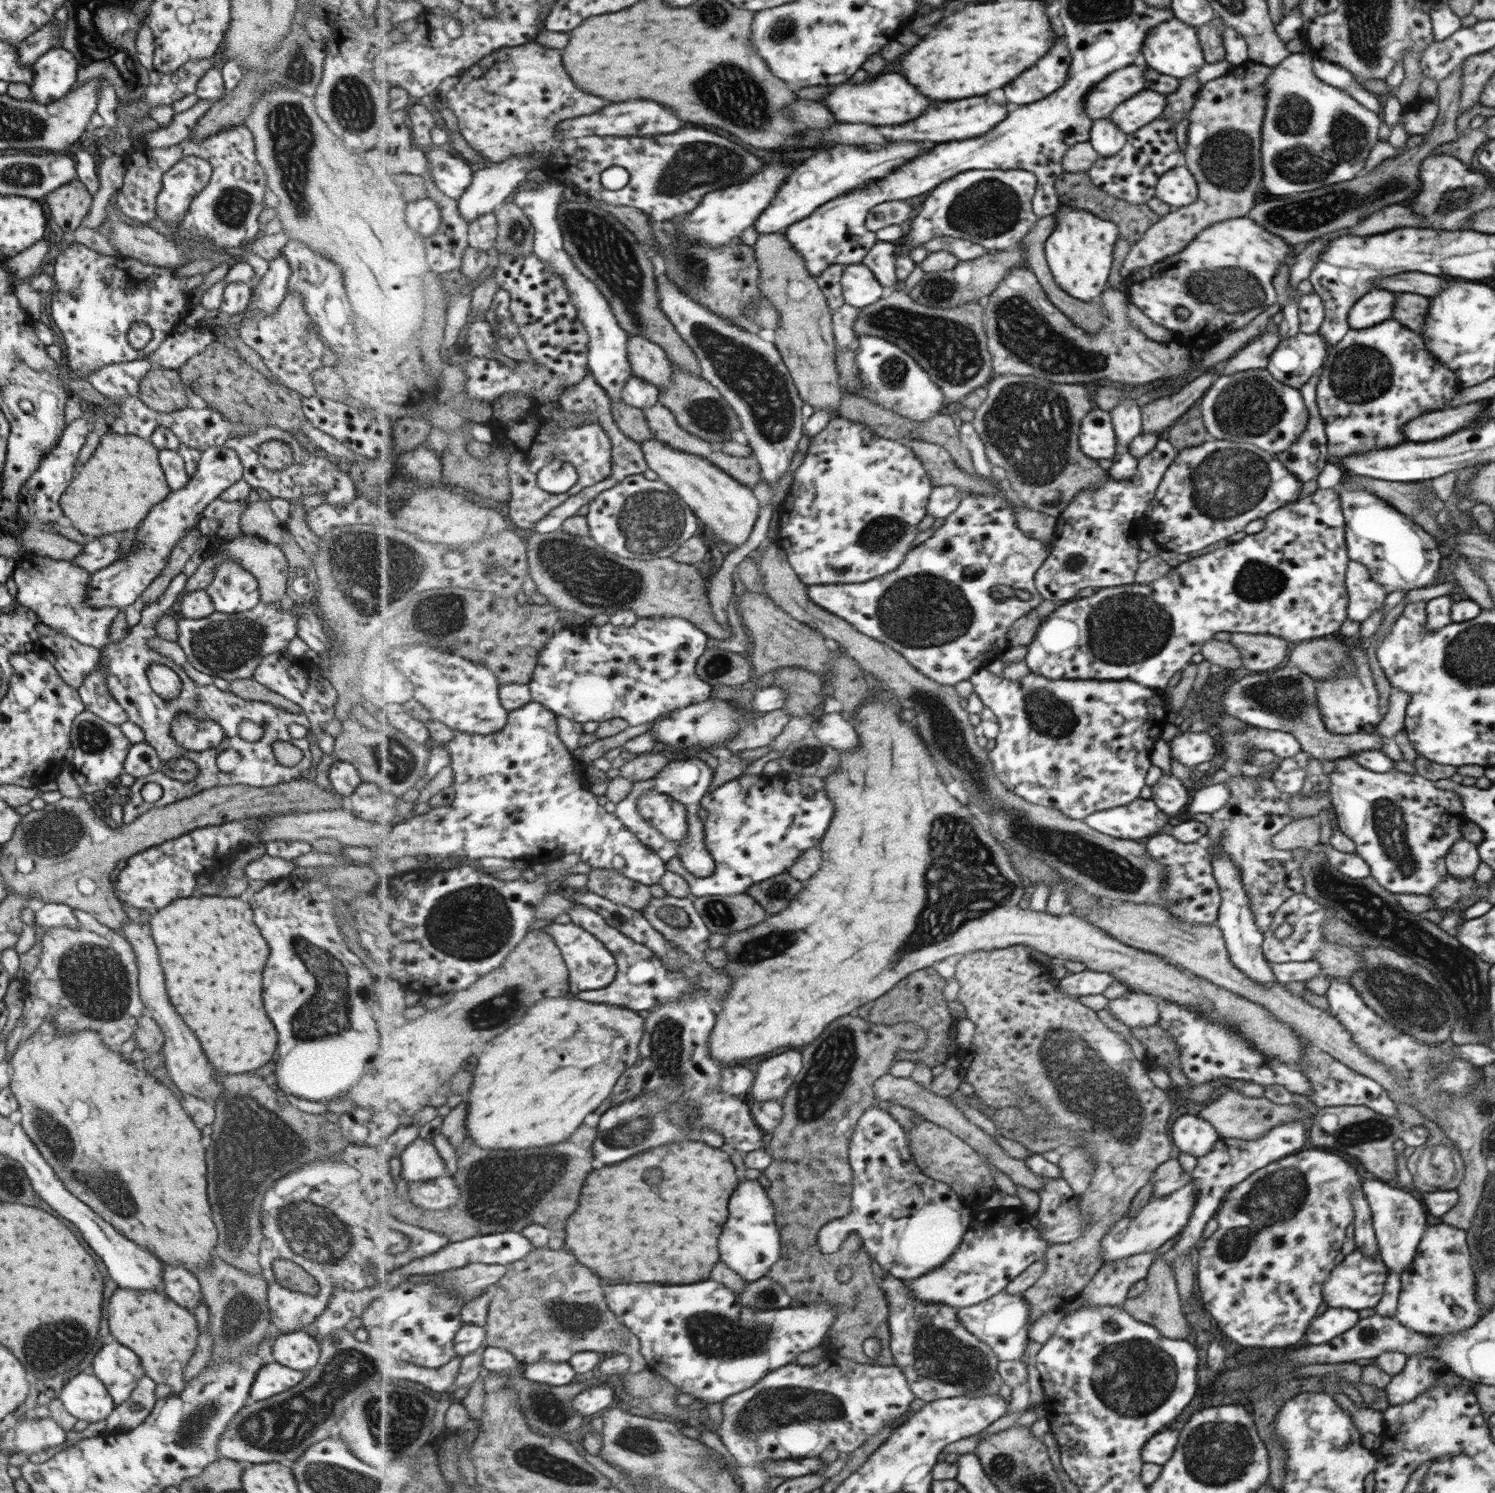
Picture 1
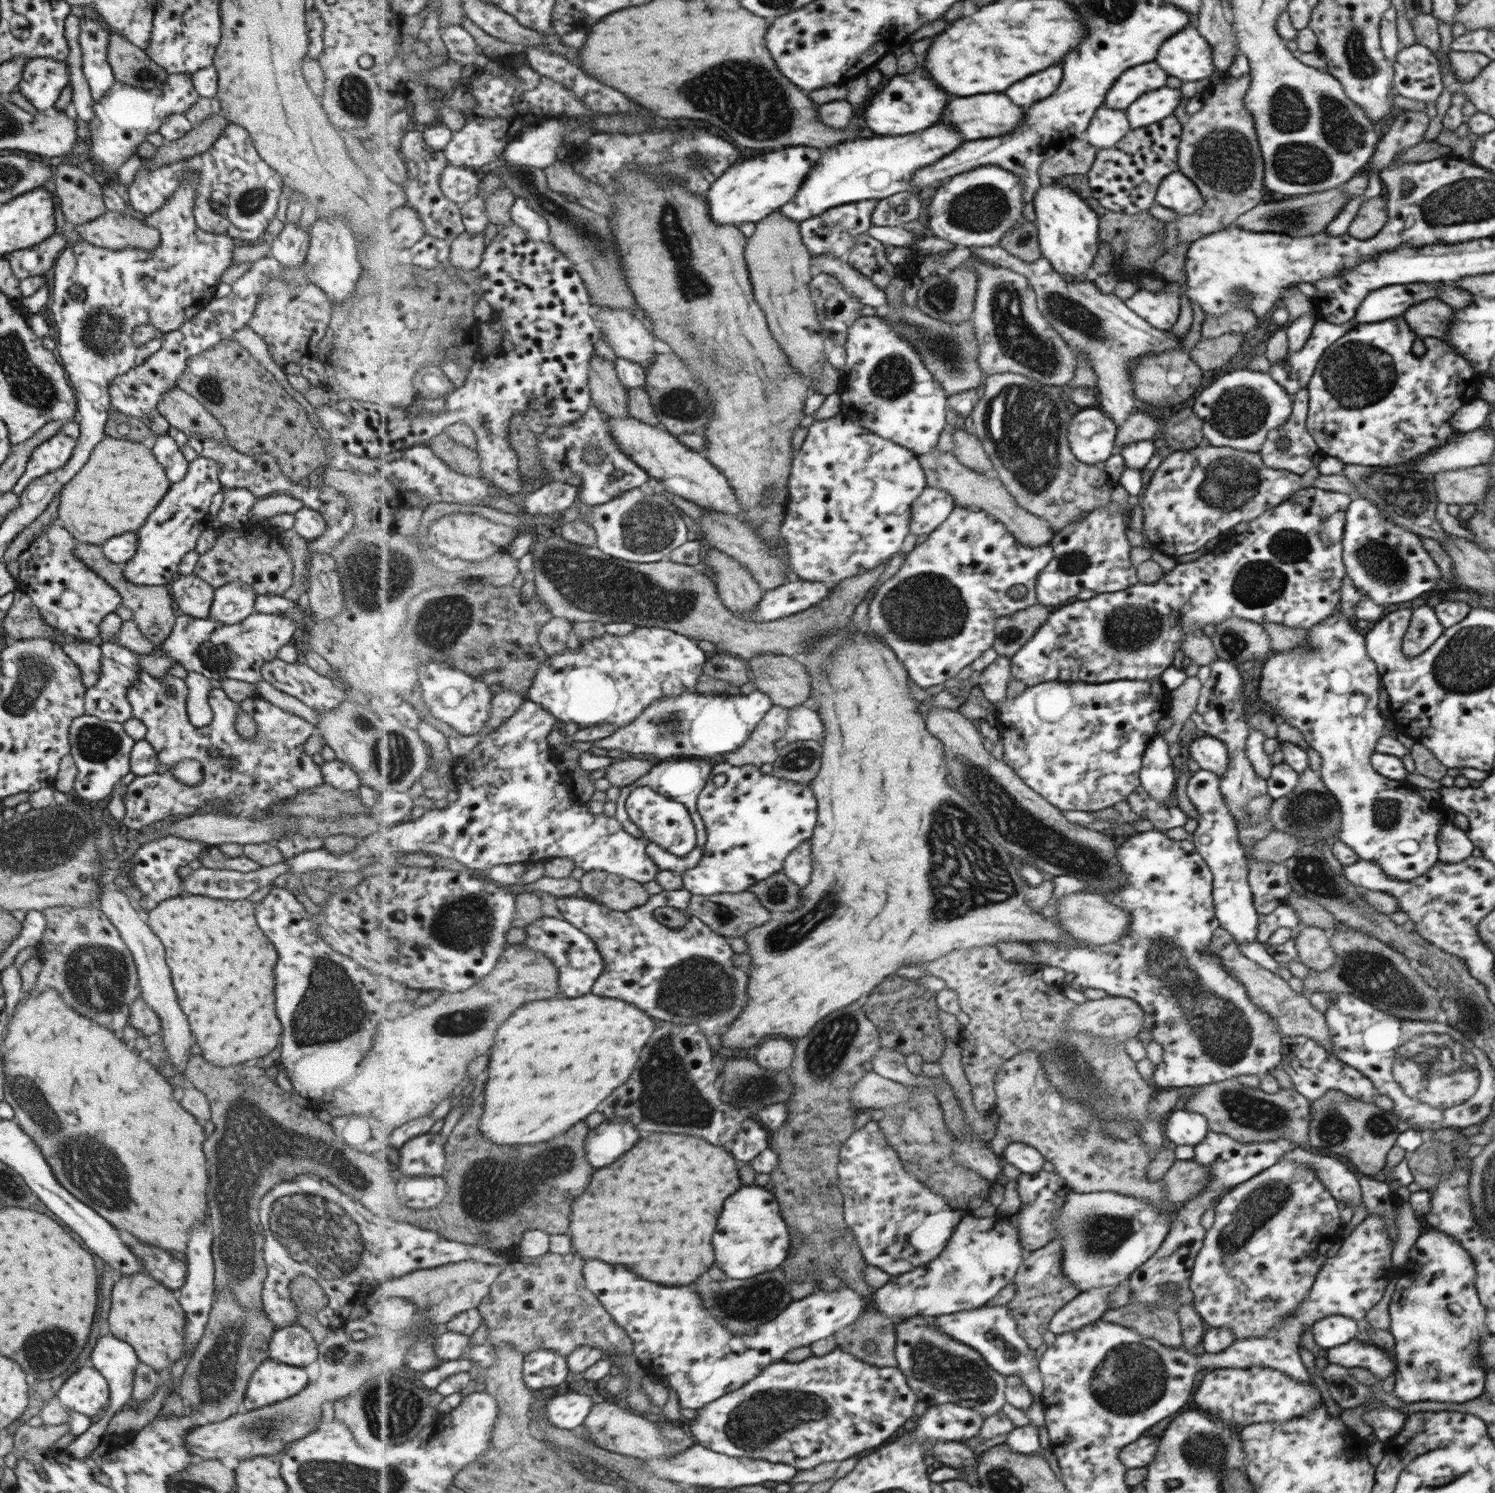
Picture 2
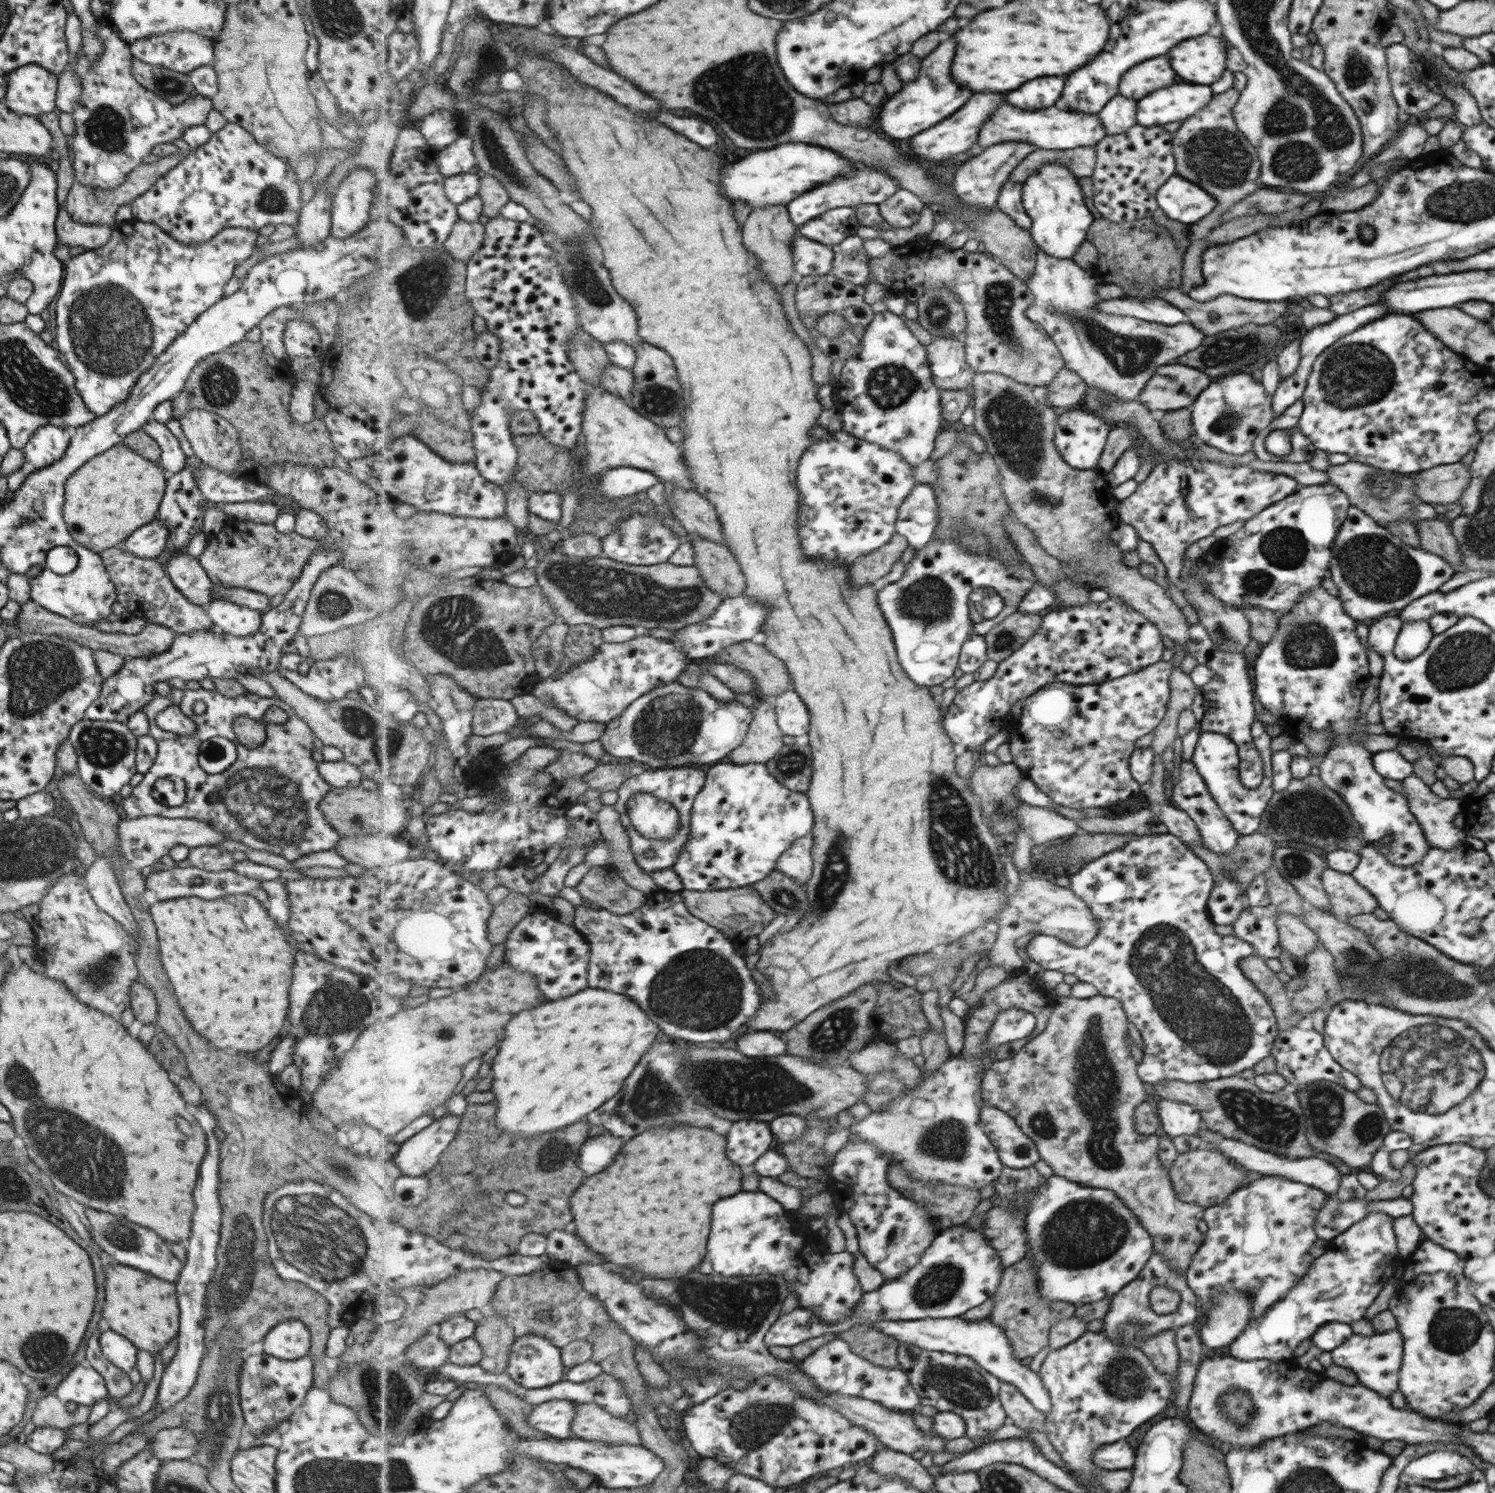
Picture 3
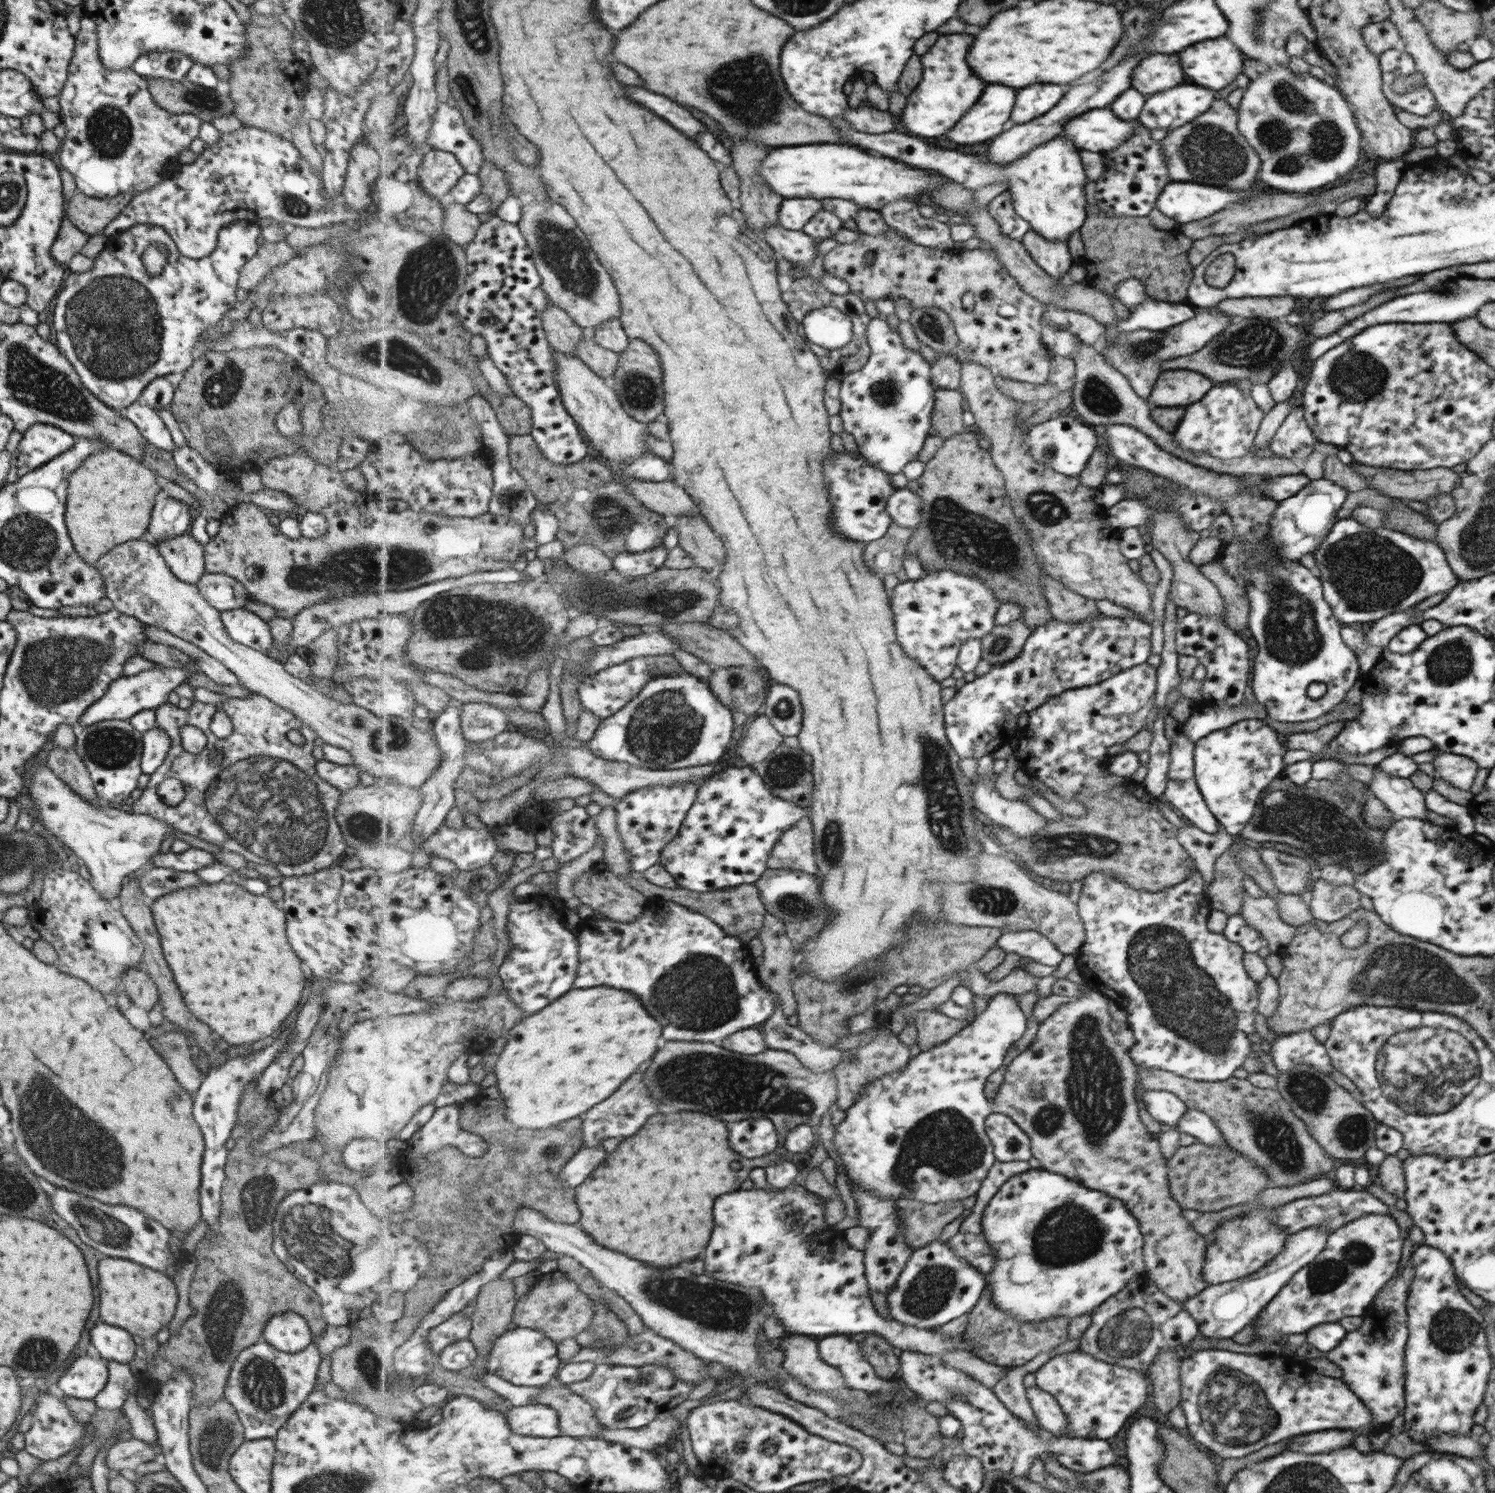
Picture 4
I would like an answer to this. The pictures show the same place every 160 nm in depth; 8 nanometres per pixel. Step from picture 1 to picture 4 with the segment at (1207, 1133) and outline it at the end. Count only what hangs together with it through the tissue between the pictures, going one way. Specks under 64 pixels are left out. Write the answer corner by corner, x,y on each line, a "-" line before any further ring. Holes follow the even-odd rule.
1143,1090
1140,1094
1143,1108
1157,1121
1176,1125
1186,1106
1174,1094
1167,1091

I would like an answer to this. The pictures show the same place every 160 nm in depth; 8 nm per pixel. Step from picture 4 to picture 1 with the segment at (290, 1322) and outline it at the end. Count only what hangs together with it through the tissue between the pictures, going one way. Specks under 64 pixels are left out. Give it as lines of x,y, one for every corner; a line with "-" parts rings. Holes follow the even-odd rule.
300,1330
281,1332
270,1349
276,1363
300,1371
312,1369
320,1353
319,1343

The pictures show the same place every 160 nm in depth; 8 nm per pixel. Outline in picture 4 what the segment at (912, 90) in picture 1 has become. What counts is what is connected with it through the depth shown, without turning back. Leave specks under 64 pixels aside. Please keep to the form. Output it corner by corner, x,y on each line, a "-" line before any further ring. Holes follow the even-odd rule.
971,34
941,35
931,50
922,56
924,64
924,77
913,95
906,100
906,106
900,119
906,132
923,138
935,138
949,134
951,128
979,102
987,82
973,72
967,62
967,54
975,36

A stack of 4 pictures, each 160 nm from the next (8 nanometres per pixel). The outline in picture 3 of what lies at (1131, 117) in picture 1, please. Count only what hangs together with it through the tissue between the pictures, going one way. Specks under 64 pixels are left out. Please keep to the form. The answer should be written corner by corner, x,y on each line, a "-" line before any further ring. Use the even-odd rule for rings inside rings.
1209,85
1167,86
1136,102
1136,123
1151,127
1186,120
1207,106
1212,97

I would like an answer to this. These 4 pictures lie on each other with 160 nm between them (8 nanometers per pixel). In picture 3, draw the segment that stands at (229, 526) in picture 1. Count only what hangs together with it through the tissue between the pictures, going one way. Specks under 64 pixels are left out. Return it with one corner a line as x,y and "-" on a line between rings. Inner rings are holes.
195,455
185,457
184,466
198,468
194,472
196,487
204,500
222,503
264,502
275,494
266,484
246,481
204,465

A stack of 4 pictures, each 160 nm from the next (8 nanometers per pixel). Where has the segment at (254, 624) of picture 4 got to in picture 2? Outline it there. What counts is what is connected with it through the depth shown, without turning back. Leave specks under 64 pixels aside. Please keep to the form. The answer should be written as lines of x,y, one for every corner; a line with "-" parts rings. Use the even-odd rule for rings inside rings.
231,581
213,591
208,617
220,624
237,624
254,612
256,593
239,581

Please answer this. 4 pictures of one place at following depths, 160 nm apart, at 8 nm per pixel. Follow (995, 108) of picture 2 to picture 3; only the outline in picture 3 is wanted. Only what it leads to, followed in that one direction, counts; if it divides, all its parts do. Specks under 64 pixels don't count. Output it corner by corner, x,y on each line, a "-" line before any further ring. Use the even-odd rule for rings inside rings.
1003,104
999,108
999,114
995,114
995,118
991,118
991,122
986,124
987,126
983,125
978,138
978,143
982,147
990,147
1005,141
1029,141
1036,144
1039,149
1065,150
1077,146
1093,147
1106,135
1096,114
1084,113
1082,110
1057,110
1053,106
1051,110
1025,112
1025,110
1017,110
1011,104

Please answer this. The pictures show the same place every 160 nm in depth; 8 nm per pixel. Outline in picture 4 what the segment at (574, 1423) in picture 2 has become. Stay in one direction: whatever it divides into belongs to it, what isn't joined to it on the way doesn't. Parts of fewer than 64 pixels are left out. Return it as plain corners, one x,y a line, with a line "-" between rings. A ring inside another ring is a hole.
543,1404
513,1407
506,1417
515,1434
553,1438
562,1435
559,1413

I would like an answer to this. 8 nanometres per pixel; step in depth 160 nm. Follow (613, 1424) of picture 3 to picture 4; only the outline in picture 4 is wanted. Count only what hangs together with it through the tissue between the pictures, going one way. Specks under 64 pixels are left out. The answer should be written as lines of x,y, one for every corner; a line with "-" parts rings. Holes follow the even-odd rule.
558,1378
546,1385
540,1386
544,1390
536,1403
547,1405
557,1413
560,1418
560,1429
563,1435
577,1437
602,1438
607,1428
596,1417
595,1407
581,1396
562,1383

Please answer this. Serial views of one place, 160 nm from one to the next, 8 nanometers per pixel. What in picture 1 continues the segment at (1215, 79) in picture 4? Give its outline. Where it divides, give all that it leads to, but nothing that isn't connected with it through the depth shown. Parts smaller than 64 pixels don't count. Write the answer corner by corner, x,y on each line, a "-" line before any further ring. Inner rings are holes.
1173,17
1156,28
1148,30
1148,36
1142,45
1140,61
1159,74
1174,76
1178,79
1196,74
1205,62
1196,27
1189,26

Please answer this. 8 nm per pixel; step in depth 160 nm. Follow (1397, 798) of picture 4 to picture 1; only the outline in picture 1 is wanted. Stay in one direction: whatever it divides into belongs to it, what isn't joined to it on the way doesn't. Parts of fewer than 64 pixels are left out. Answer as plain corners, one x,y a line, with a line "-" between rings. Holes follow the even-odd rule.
1464,839
1455,840
1445,856
1446,872
1456,879
1472,877
1479,863
1476,846

